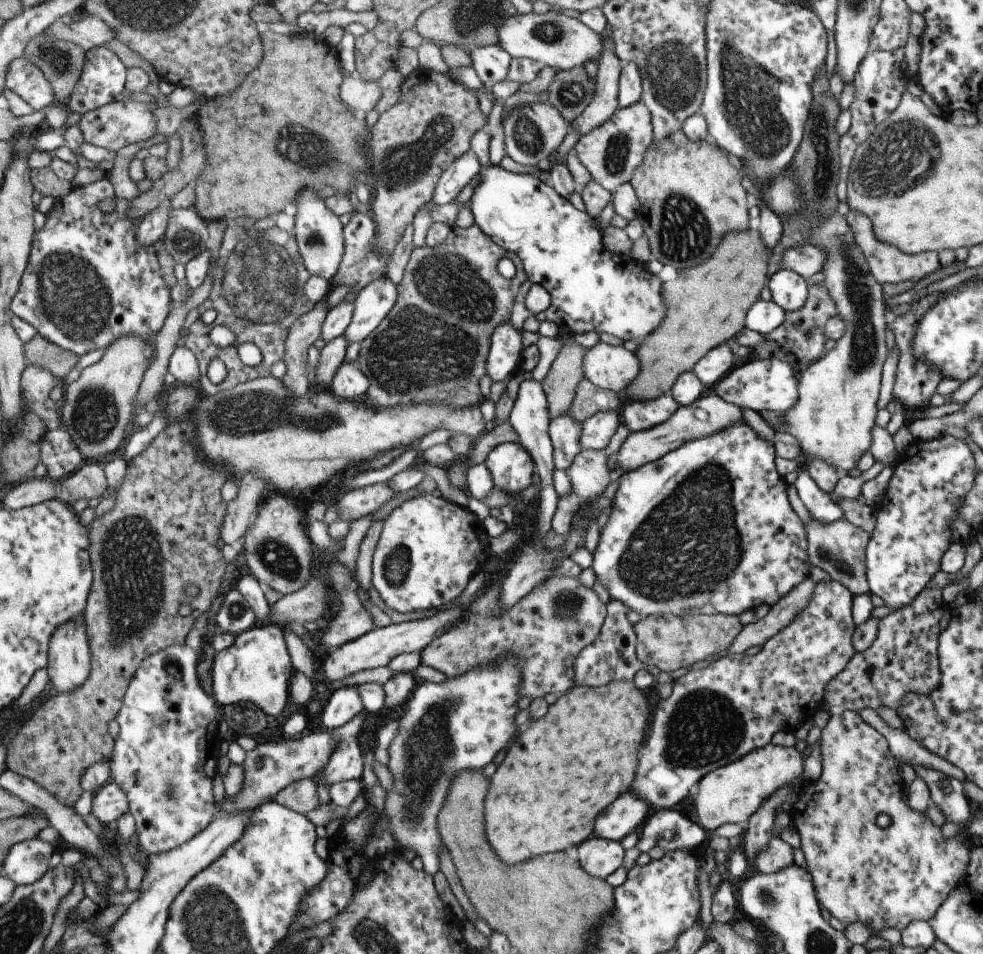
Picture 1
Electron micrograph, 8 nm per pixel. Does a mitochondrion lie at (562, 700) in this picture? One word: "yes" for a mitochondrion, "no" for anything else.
no

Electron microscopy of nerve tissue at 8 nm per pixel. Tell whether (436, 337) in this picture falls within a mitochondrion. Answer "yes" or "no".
yes

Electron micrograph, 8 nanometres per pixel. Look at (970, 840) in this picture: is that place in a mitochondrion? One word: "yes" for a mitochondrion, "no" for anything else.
no

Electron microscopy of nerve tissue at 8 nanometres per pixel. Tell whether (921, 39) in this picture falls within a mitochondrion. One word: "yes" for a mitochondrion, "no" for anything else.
no

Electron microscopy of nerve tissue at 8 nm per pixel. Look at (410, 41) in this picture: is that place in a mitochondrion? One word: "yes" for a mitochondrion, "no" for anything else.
no

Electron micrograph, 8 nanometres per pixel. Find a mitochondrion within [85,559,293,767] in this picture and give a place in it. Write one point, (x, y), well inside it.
(243, 713)

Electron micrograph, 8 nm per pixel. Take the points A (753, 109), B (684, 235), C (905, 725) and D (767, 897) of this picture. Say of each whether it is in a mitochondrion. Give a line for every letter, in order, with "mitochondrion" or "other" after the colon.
A: mitochondrion
B: mitochondrion
C: other
D: mitochondrion

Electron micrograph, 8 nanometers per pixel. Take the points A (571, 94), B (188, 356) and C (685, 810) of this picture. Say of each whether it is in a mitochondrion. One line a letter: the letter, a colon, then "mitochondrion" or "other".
A: mitochondrion
B: other
C: other

